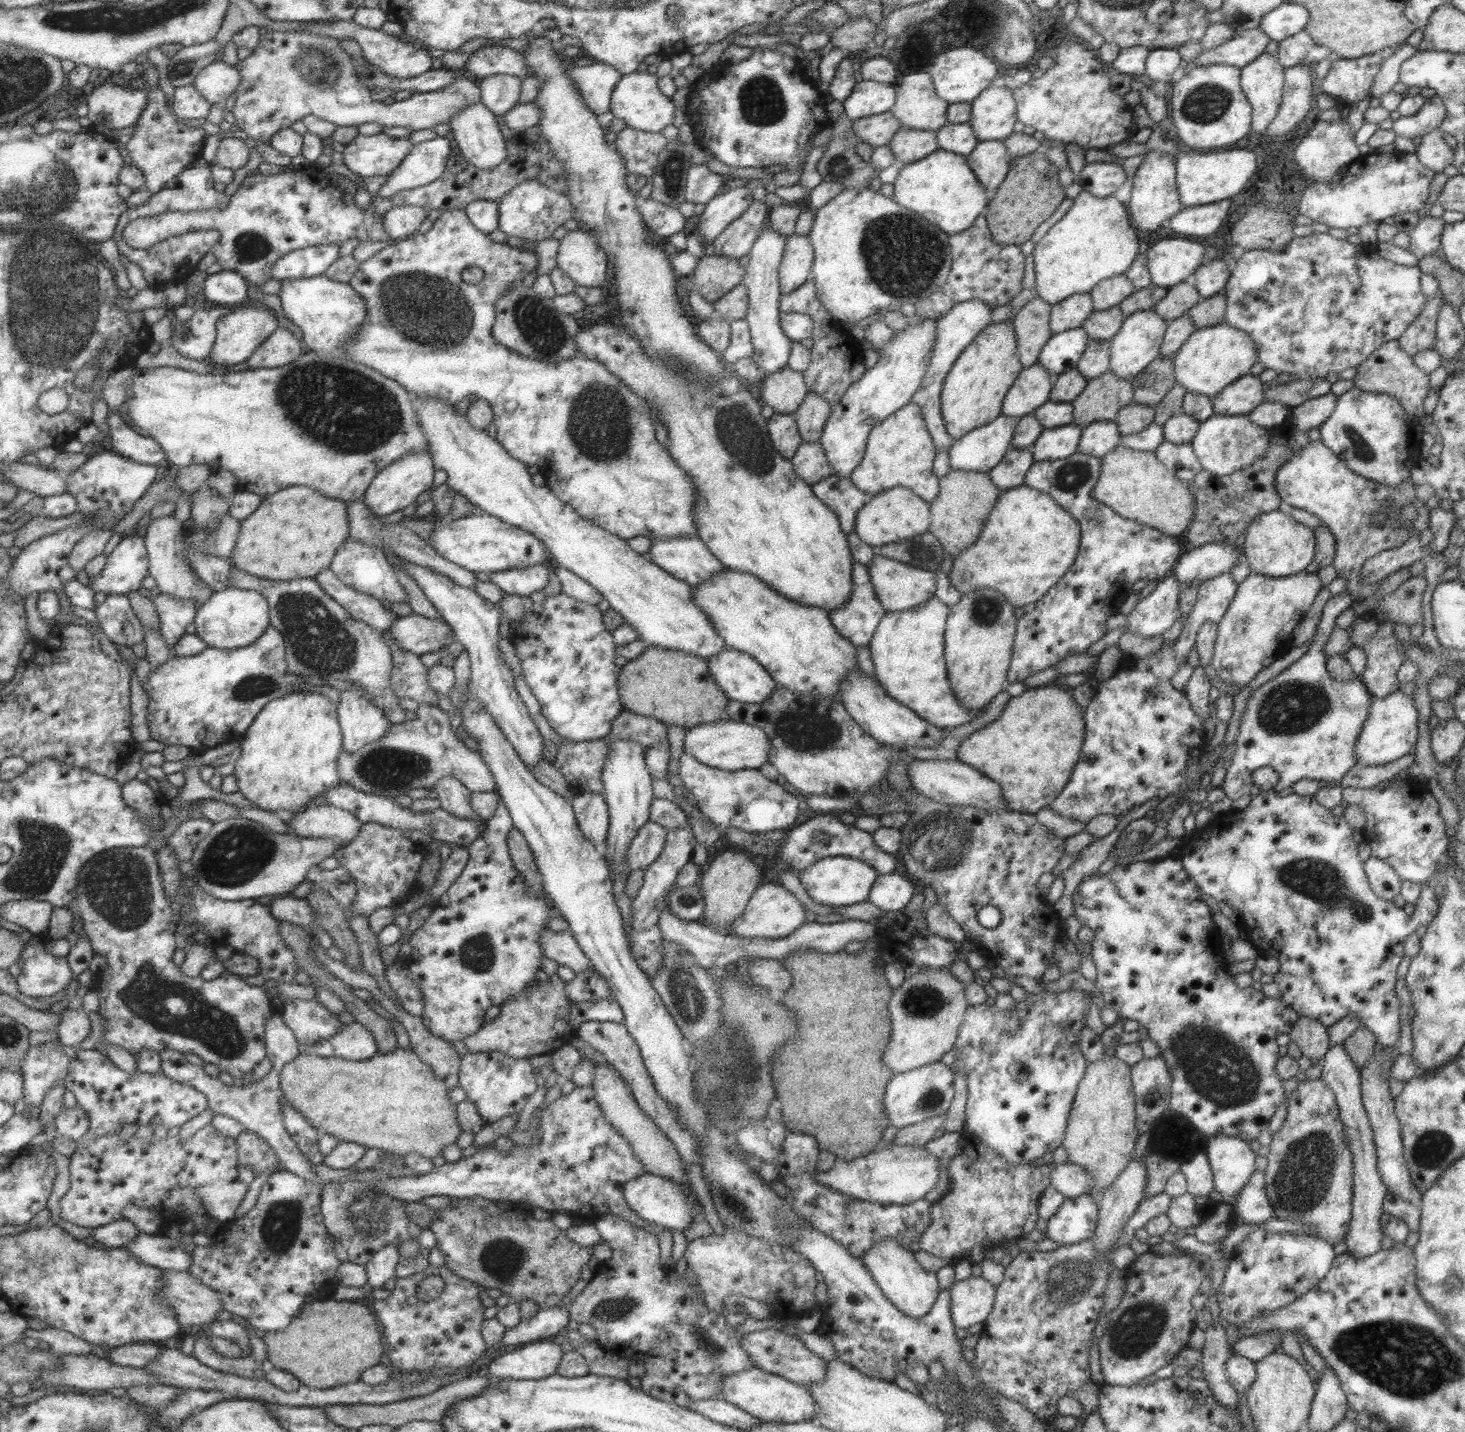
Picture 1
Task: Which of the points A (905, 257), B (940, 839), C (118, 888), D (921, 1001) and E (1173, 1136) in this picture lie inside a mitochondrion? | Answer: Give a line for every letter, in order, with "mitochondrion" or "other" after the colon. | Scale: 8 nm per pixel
A: mitochondrion
B: mitochondrion
C: mitochondrion
D: mitochondrion
E: mitochondrion

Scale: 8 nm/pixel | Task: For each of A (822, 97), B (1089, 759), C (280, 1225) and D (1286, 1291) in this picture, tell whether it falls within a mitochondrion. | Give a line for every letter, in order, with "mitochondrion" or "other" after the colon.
A: other
B: other
C: mitochondrion
D: mitochondrion

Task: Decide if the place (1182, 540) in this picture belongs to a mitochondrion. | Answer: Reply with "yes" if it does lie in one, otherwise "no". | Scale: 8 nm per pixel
no

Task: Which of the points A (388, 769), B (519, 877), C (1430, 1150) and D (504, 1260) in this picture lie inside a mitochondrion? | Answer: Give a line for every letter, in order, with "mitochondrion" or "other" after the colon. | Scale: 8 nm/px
A: mitochondrion
B: other
C: mitochondrion
D: mitochondrion

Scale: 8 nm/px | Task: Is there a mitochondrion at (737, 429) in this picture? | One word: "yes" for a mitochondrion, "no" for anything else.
yes

